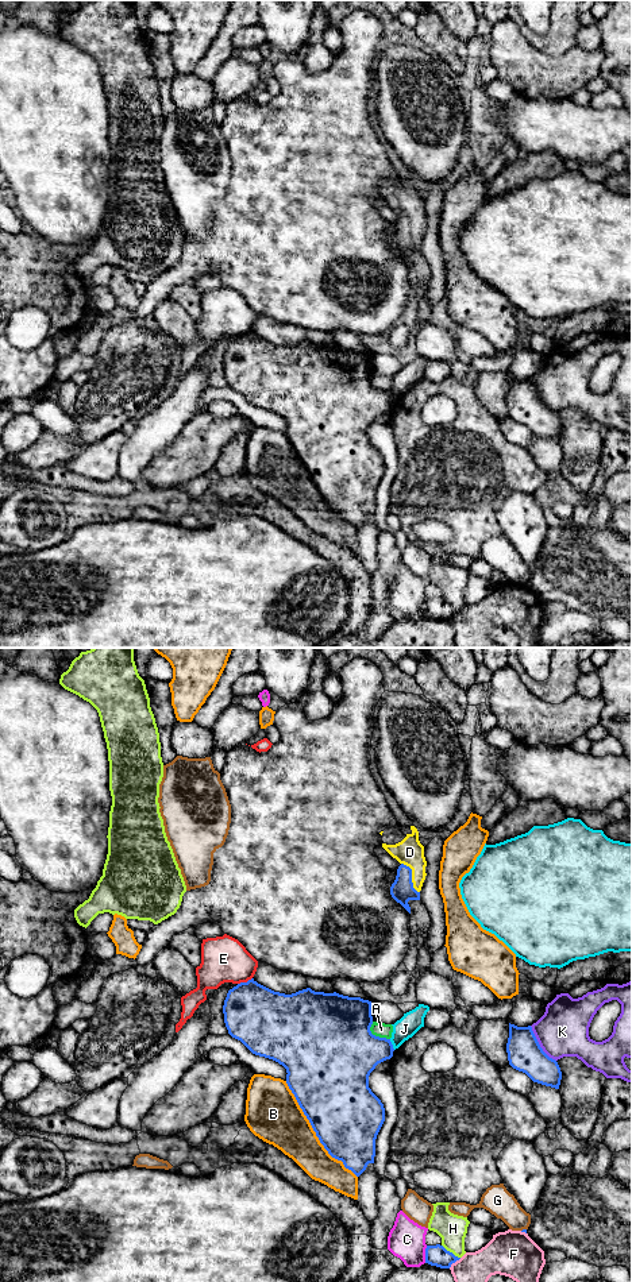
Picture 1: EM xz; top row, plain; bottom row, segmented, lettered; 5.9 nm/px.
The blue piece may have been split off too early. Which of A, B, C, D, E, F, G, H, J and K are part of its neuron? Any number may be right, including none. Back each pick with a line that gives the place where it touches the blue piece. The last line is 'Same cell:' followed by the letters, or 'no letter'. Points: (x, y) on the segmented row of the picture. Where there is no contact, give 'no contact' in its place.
D: contact xz (411, 876)
Same cell: D

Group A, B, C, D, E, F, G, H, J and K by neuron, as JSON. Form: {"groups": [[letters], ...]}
{"groups": [["A"], ["B"], ["C"], ["D"], ["E"], ["F"], ["G"], ["H"], ["J"], ["K"]]}

